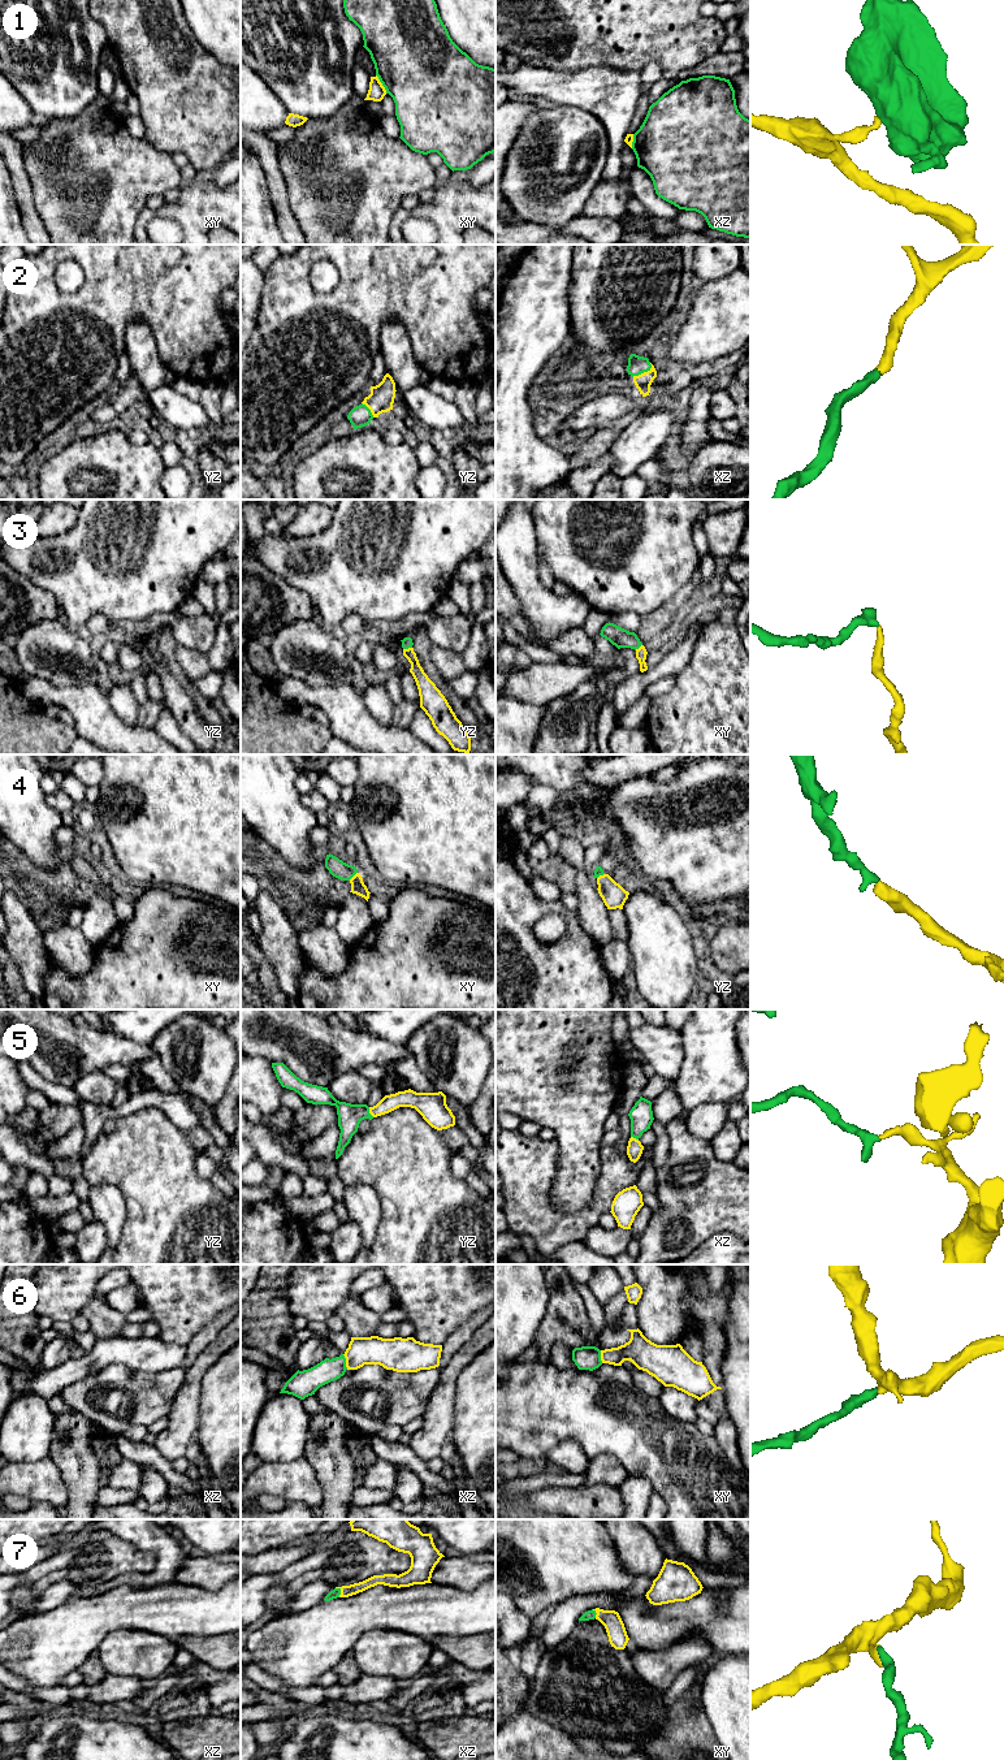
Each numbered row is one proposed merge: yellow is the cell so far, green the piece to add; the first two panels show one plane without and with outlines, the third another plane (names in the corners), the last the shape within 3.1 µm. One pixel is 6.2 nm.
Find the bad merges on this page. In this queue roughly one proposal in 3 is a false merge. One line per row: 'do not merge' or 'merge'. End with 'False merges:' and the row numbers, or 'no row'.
1: do not merge
2: merge
3: merge
4: merge
5: merge
6: merge
7: merge
False merges: 1

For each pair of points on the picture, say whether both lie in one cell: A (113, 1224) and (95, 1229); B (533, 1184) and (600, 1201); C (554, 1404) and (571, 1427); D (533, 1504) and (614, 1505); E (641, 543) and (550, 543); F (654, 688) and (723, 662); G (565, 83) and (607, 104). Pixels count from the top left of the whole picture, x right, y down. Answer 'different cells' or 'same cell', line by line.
A: different cells
B: same cell
C: same cell
D: same cell
E: same cell
F: different cells
G: same cell

